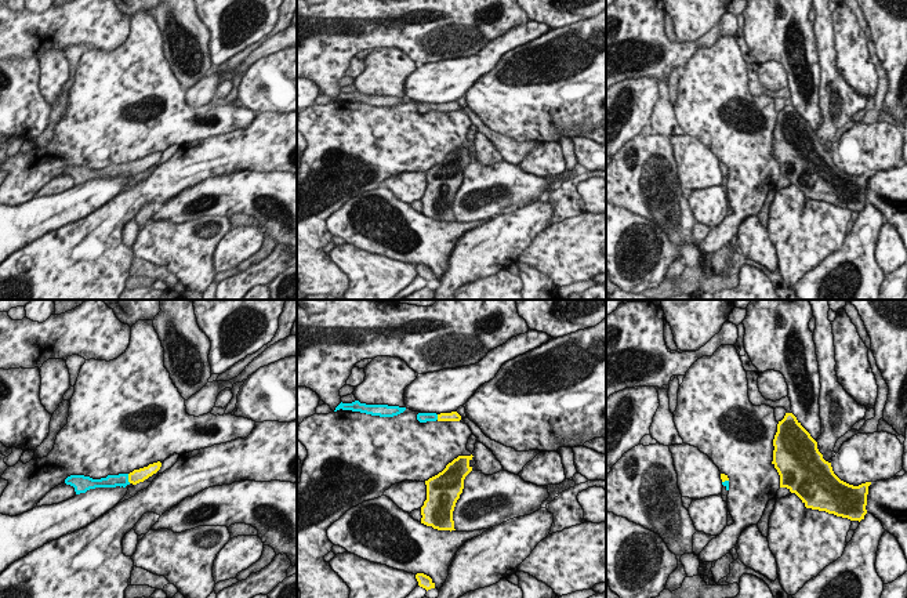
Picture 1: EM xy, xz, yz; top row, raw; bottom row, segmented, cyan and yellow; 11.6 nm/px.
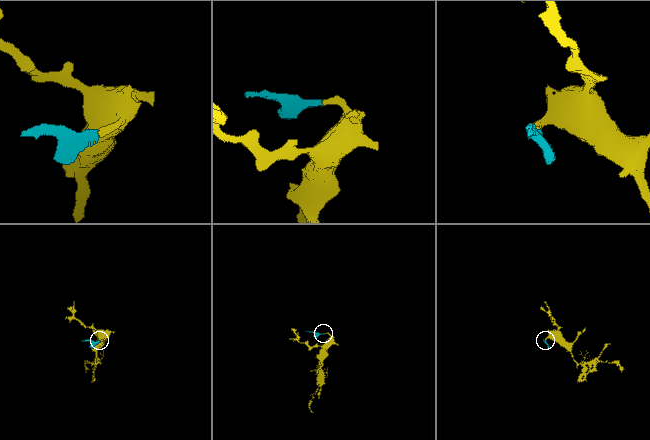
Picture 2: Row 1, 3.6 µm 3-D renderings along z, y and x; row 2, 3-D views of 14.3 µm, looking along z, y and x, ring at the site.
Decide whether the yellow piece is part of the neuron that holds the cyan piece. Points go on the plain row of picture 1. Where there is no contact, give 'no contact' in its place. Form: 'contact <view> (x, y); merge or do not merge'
contact xy (127, 169); merge

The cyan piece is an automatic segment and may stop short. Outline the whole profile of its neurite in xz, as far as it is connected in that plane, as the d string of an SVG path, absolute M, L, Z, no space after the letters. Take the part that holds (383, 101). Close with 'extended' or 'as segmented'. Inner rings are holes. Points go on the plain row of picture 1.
M355 91L352 94L340 94L334 102L337 101L352 101L352 102L360 102L371 106L380 106L380 108L393 108L406 101L406 98L399 97L388 97L388 95L366 95L360 94L359 91Z | as segmented

